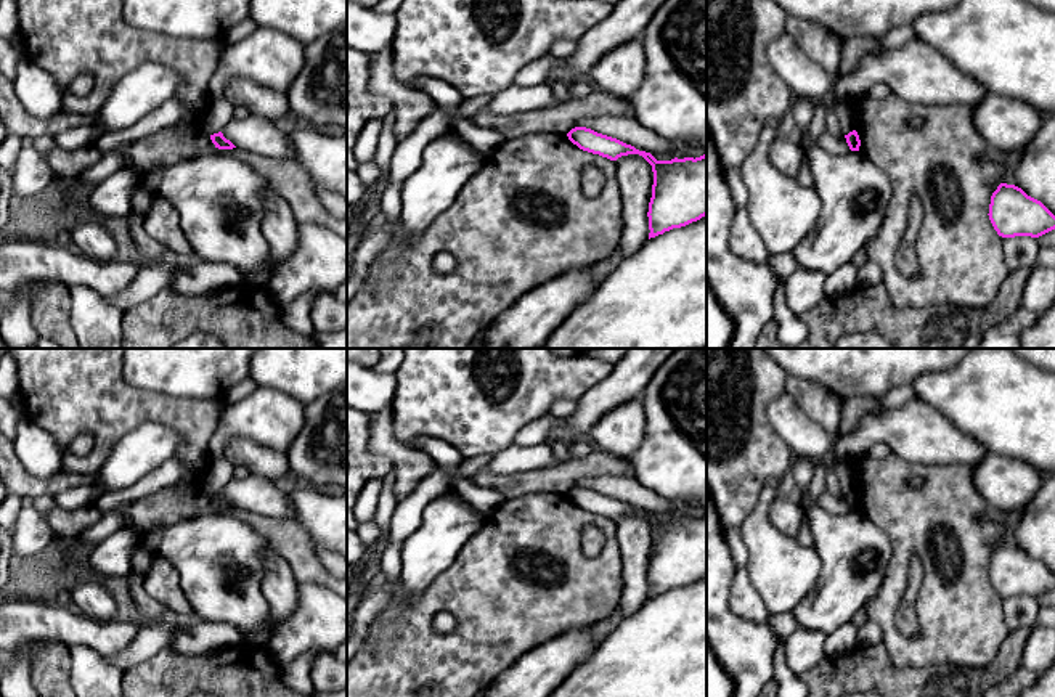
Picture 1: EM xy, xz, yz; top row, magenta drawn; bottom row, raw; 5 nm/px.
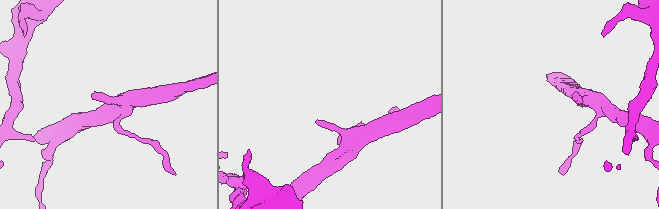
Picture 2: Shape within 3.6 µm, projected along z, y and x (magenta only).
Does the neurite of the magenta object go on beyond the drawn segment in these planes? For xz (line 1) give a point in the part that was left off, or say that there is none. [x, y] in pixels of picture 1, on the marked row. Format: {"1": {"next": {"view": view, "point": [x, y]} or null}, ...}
{"1": {"next": null}}

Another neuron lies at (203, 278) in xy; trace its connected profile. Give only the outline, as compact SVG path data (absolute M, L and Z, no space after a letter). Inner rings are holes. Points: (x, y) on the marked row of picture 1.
M199 262L180 267L167 287L183 296L206 296L242 281L242 275L230 265Z

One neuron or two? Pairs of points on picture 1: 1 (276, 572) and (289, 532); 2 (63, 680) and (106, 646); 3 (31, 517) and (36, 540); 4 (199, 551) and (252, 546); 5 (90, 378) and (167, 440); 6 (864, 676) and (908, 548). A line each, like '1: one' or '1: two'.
1: two
2: two
3: one
4: one
5: two
6: two

